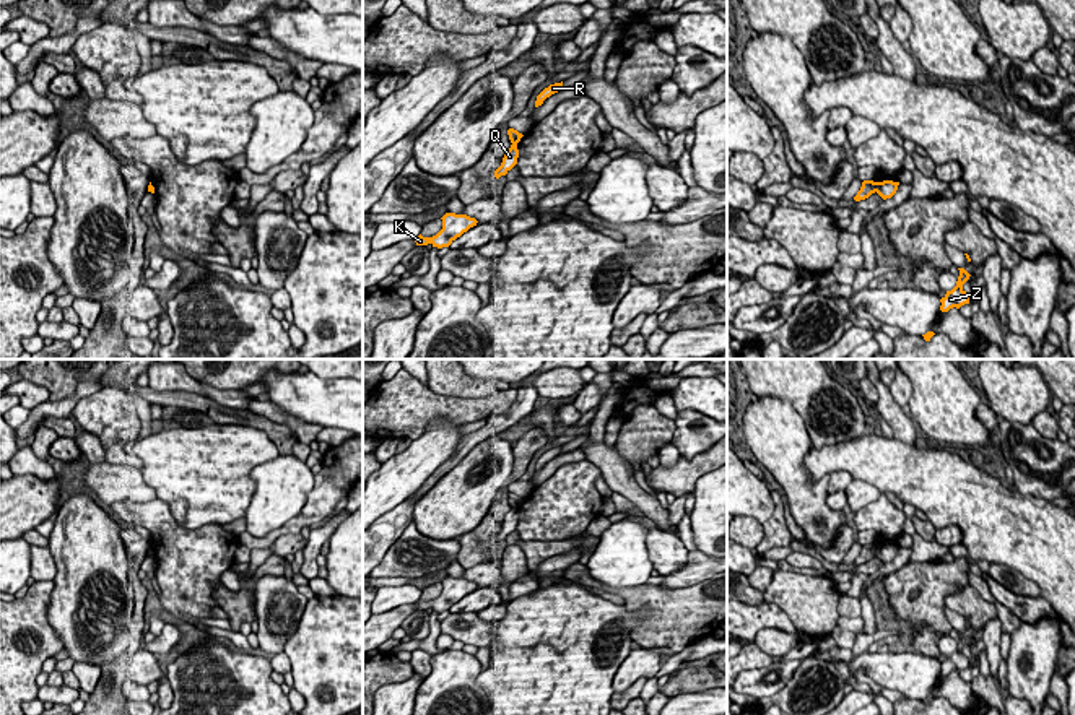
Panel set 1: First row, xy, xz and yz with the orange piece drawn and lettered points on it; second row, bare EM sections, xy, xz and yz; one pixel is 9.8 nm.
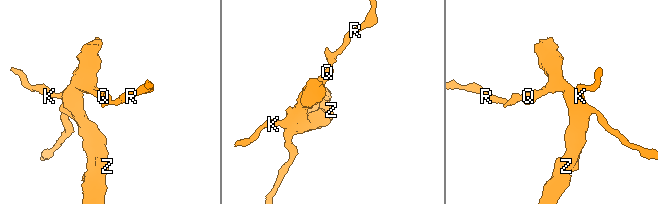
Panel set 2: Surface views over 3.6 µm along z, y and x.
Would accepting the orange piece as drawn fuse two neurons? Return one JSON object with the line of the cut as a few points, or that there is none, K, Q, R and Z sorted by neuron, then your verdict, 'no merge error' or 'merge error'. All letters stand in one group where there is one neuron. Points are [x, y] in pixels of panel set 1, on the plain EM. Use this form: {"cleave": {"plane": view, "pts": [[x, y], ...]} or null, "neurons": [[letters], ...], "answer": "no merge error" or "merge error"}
{"cleave": {"plane": "yz", "pts": [[875, 546], [877, 554]]}, "neurons": [["K", "Q", "Z"], ["R"]], "answer": "merge error"}

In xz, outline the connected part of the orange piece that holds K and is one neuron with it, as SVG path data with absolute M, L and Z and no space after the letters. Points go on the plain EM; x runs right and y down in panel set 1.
M446 577L442 582L442 593L433 601L423 601L421 598L413 603L416 609L428 609L442 613L449 611L457 601L477 590L477 583L467 578Z

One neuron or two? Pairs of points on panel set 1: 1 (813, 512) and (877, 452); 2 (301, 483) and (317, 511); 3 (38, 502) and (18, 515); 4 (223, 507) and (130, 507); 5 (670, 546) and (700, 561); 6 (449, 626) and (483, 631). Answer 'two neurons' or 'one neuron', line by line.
1: two neurons
2: two neurons
3: one neuron
4: two neurons
5: two neurons
6: one neuron

